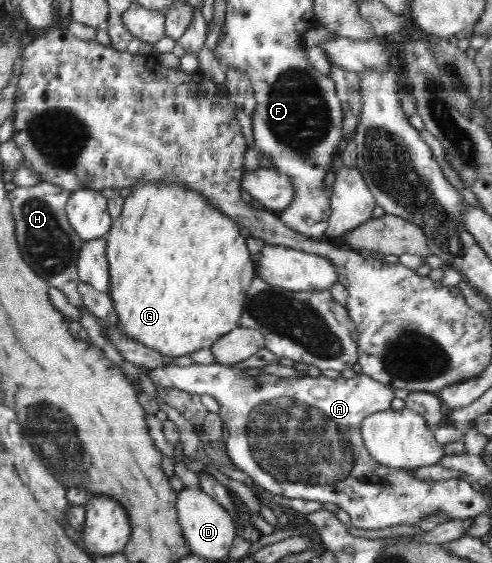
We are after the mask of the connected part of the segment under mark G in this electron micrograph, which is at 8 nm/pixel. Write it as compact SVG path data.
M137 182L132 185L131 193L124 198L123 209L105 235L107 242L106 258L109 262L109 277L111 289L109 295L113 309L117 313L119 329L132 337L133 340L155 349L170 357L189 355L198 349L210 349L220 337L240 326L239 320L243 311L247 290L256 275L256 268L251 261L251 254L247 250L246 238L239 232L239 225L227 214L211 206L209 199L197 190L189 189L181 184L159 184L159 182Z

